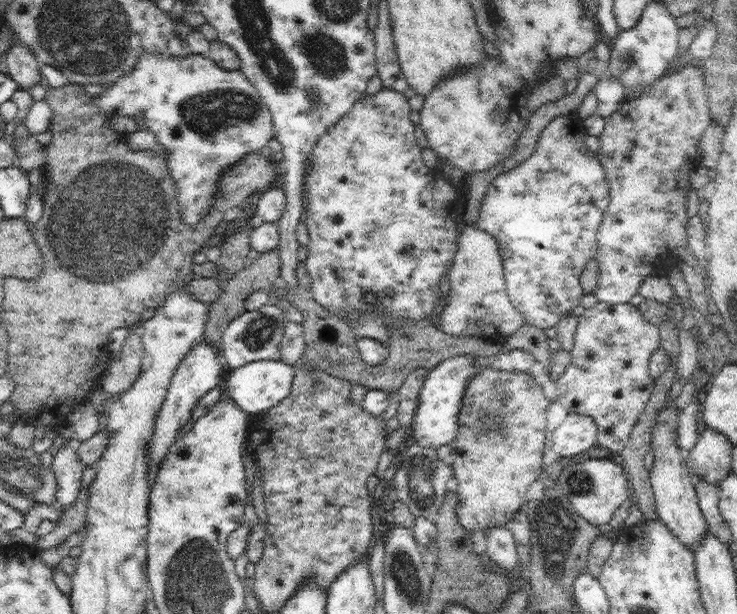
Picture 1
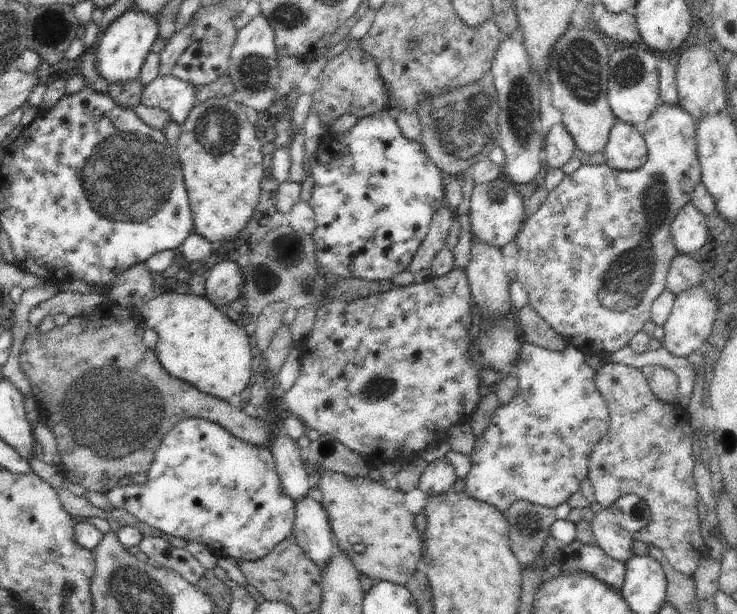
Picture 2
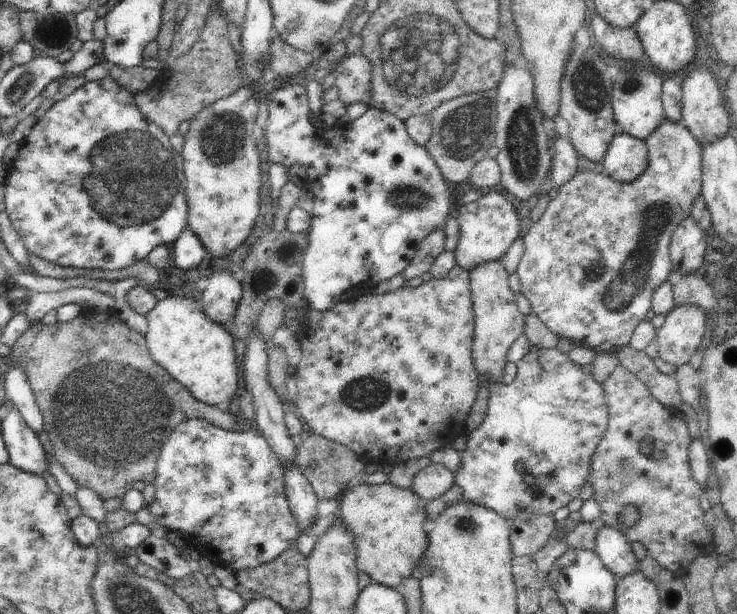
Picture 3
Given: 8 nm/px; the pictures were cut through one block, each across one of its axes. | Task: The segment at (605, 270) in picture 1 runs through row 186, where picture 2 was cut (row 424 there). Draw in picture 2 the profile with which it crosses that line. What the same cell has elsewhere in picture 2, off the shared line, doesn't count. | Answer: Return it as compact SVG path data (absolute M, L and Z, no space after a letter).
M605 364L603 368L597 368L595 374L595 384L597 390L603 394L607 400L607 410L609 410L609 432L597 442L589 456L589 482L593 486L593 498L595 502L607 510L613 506L617 498L623 496L639 496L645 500L651 520L649 524L633 534L633 542L643 542L647 546L655 546L657 550L663 552L665 560L681 574L693 576L699 560L701 560L701 548L705 540L699 536L699 516L697 516L697 506L695 502L699 500L699 494L695 490L695 480L693 480L693 454L691 454L691 434L693 428L689 424L689 414L683 406L675 404L663 404L661 400L655 398L651 392L647 378L639 368L625 366L625 364Z

